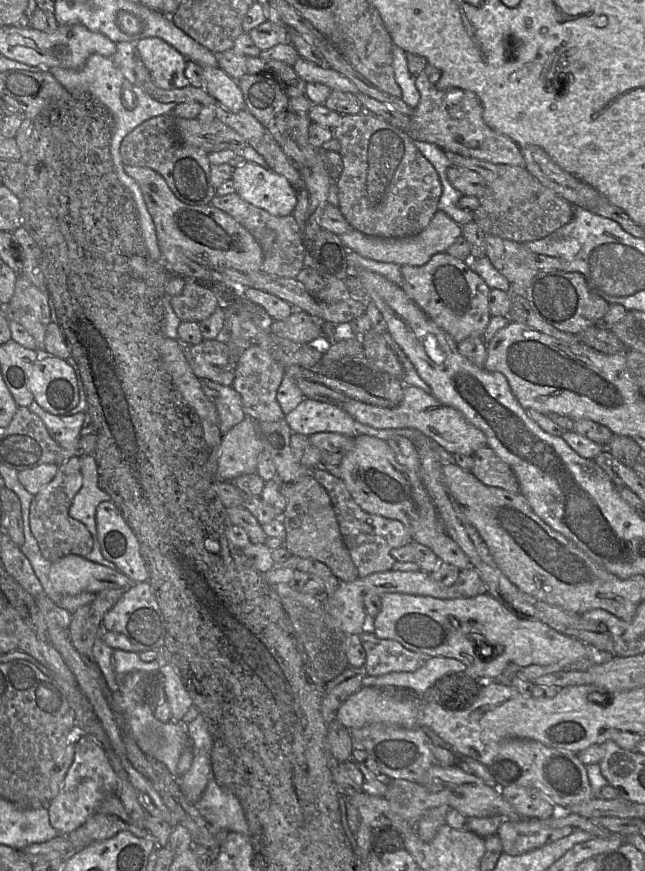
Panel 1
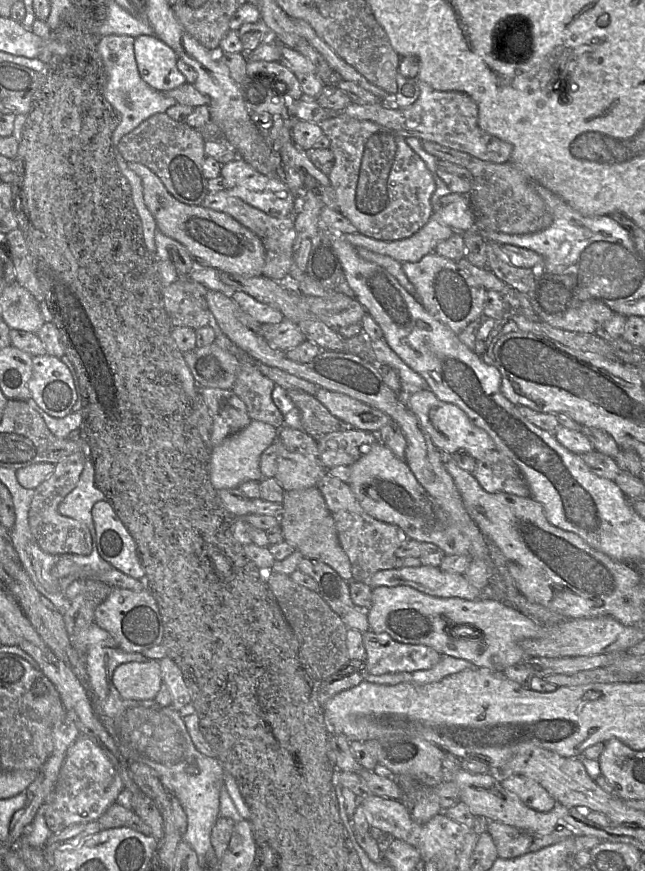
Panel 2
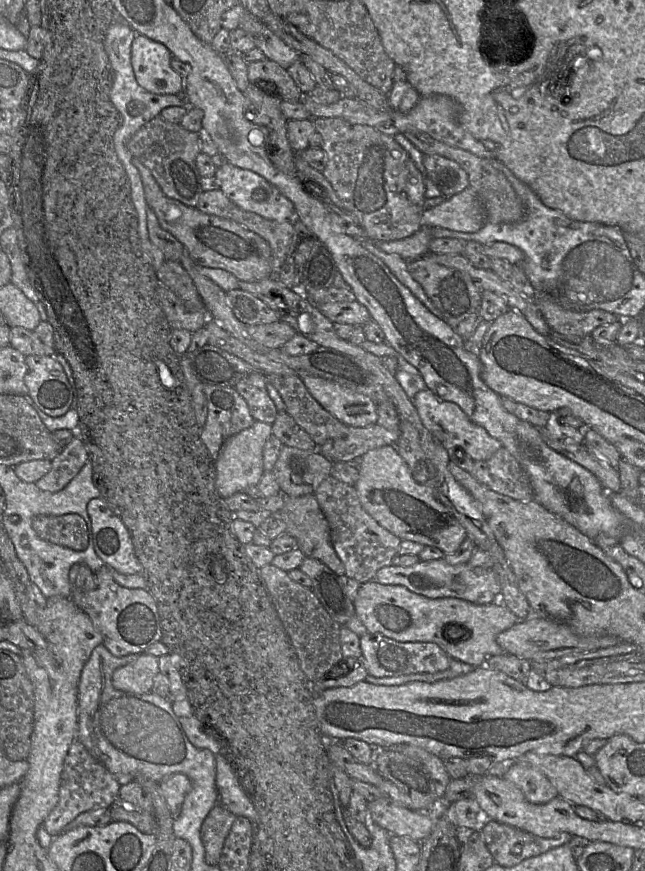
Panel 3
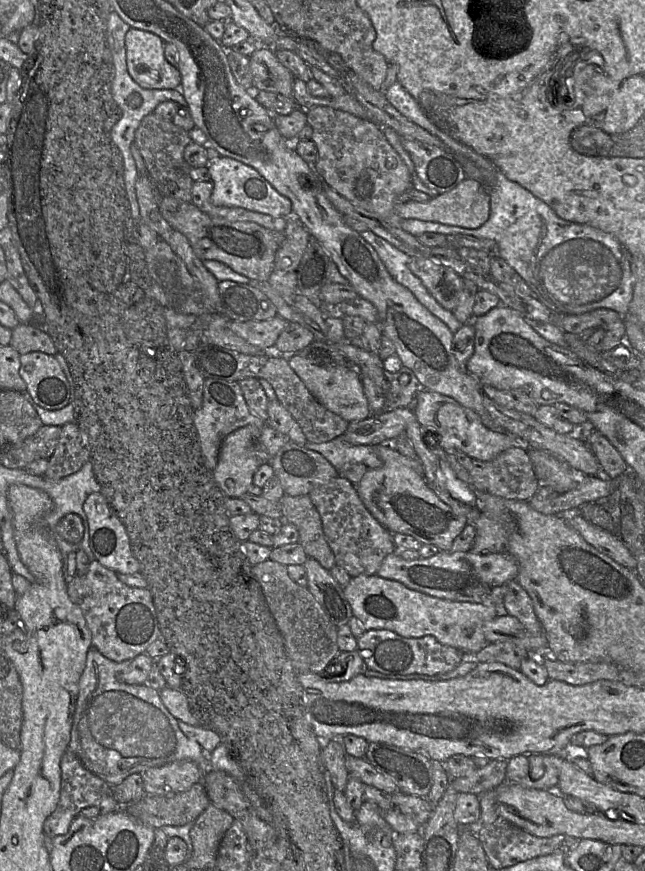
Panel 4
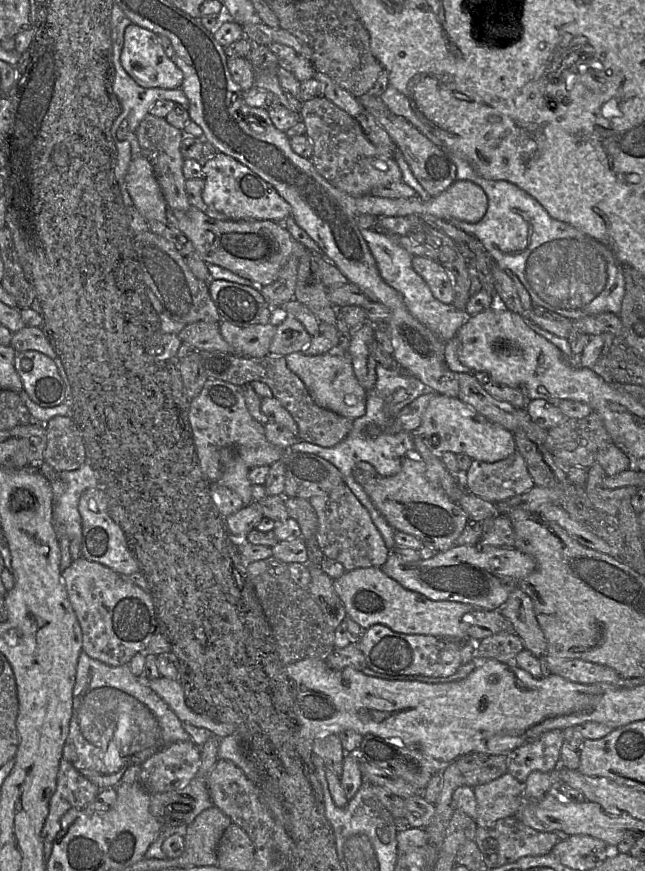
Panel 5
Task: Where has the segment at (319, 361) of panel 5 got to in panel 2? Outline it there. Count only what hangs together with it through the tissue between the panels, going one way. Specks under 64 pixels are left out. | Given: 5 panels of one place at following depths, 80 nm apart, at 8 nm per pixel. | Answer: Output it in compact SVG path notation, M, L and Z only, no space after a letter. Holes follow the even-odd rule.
M319 388L315 397L343 424L353 426L355 429L378 433L392 420L381 410L342 393Z

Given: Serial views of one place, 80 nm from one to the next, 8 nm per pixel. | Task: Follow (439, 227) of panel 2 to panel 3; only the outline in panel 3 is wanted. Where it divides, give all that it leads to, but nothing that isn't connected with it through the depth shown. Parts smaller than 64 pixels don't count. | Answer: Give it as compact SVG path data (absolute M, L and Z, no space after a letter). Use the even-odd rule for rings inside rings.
M422 227L407 238L375 242L375 244L386 253L399 254L406 261L411 261L425 256L429 252L429 243L434 238L431 228L433 227Z

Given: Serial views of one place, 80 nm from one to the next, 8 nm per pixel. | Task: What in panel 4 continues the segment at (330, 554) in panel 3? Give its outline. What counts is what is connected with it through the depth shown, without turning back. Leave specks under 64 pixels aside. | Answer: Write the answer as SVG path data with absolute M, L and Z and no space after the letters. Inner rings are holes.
M284 495L281 500L282 520L296 526L299 543L308 557L316 559L330 570L336 565L335 556L324 535L321 516L312 503L310 495Z

